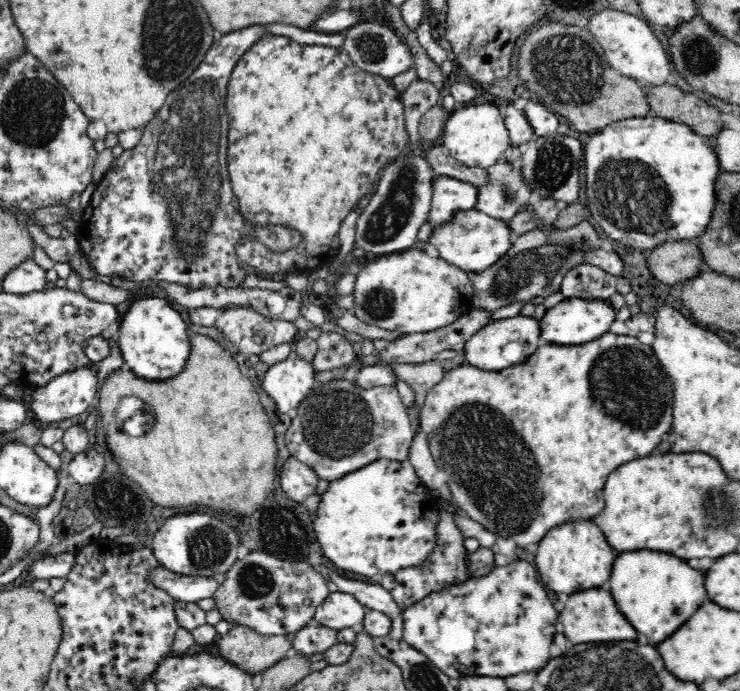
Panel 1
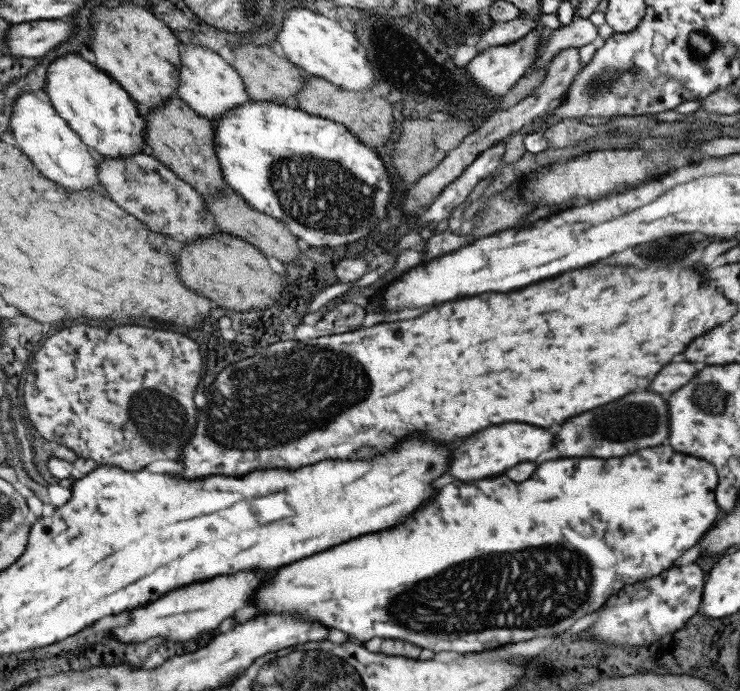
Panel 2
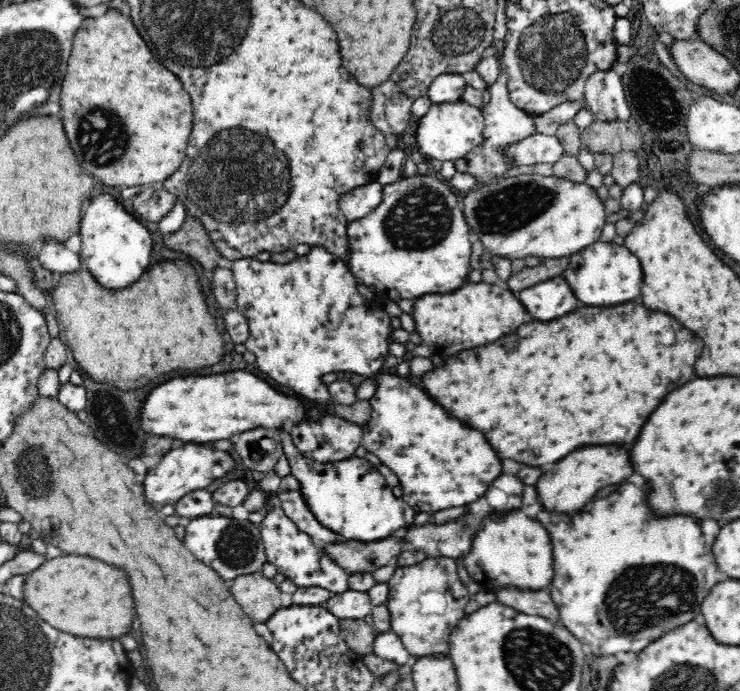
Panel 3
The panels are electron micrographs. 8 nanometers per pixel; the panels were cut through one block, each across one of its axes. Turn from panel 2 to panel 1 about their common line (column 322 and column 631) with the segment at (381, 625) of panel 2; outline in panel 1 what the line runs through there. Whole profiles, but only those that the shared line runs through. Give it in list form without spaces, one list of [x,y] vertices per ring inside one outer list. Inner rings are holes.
[[[650,550],[622,552],[612,568],[610,590],[626,620],[652,642],[672,636],[706,600],[702,572],[690,568],[686,560]]]

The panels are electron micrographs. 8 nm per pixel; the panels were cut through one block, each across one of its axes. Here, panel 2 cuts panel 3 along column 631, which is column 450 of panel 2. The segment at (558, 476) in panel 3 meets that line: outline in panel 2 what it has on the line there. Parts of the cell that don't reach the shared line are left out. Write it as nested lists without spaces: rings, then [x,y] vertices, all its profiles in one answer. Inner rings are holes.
[[[516,422],[492,426],[474,436],[468,436],[464,440],[464,444],[460,444],[456,450],[452,450],[452,462],[450,462],[450,468],[446,474],[456,476],[462,482],[482,480],[482,478],[488,478],[494,474],[502,474],[522,460],[536,460],[536,456],[540,456],[550,446],[552,446],[552,436],[550,436],[550,432],[546,432],[542,428],[528,426],[528,424],[516,424]]]

